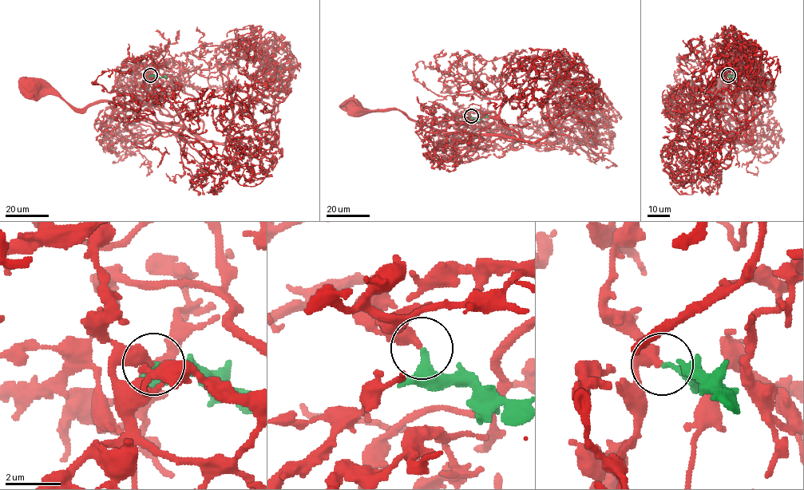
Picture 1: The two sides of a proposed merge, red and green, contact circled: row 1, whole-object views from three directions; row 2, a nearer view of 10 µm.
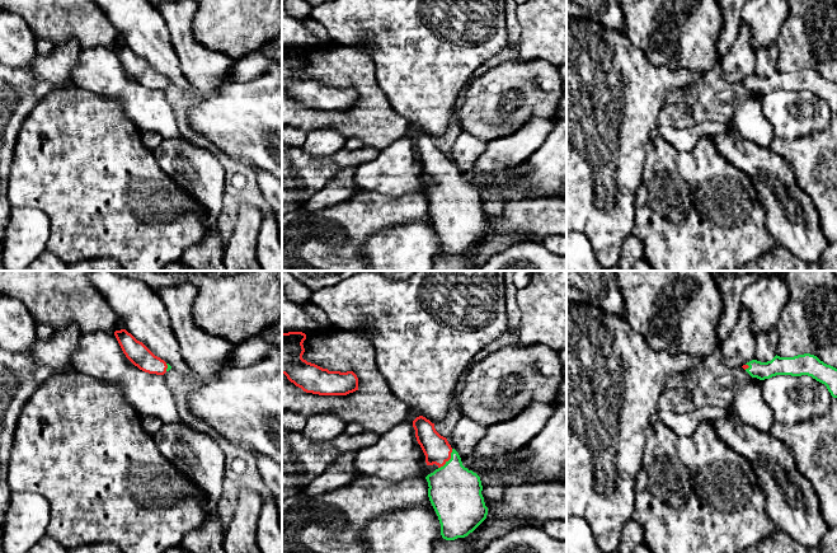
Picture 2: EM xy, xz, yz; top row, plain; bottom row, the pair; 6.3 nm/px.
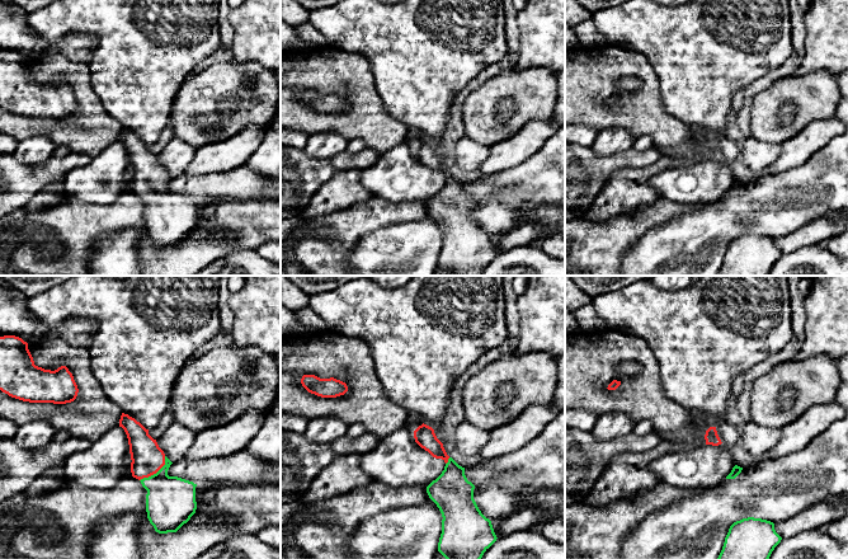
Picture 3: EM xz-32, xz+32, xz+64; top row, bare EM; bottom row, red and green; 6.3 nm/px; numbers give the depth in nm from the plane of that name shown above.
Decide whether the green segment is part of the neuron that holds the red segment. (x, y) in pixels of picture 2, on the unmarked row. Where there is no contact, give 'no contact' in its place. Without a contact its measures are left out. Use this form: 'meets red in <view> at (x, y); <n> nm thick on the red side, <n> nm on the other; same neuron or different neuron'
meets red in xz at (448, 174); 170 nm thick on the red side, 340 nm on the other; same neuron

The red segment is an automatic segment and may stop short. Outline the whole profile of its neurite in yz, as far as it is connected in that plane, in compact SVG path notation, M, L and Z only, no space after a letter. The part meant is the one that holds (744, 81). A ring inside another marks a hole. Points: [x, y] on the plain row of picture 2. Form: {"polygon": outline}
{"polygon": "M810 69L794 72L775 71L771 76L752 75L742 81L752 93L760 95L776 90L801 92L808 90L824 99L833 113L837 113L837 84L824 79Z"}

